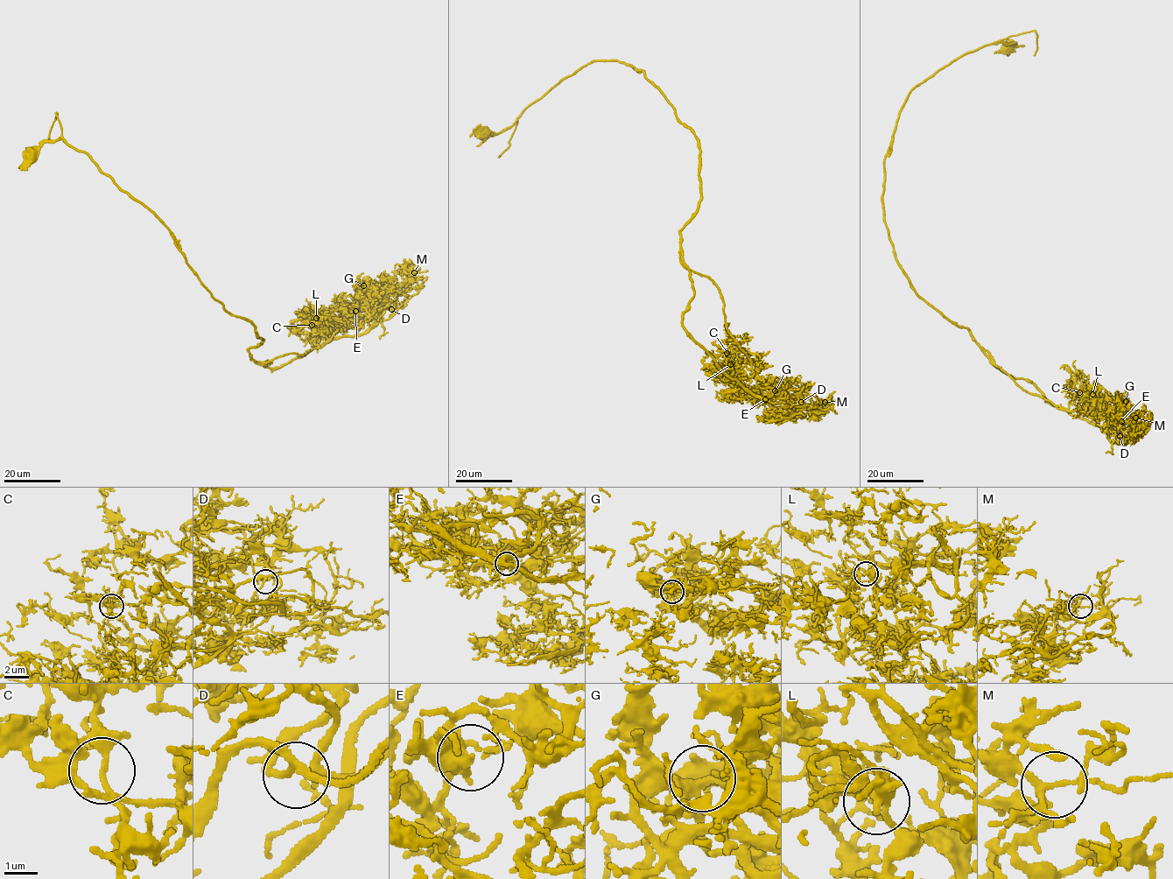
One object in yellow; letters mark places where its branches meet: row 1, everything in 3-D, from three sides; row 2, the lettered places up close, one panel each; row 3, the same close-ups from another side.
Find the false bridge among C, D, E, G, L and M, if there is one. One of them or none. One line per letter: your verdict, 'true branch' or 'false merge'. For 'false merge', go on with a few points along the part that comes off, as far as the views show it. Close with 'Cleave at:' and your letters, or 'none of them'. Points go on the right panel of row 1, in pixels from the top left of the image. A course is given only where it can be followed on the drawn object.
C: true branch
D: true branch
E: true branch
G: true branch
L: true branch
M: true branch
Cleave at: none of them

